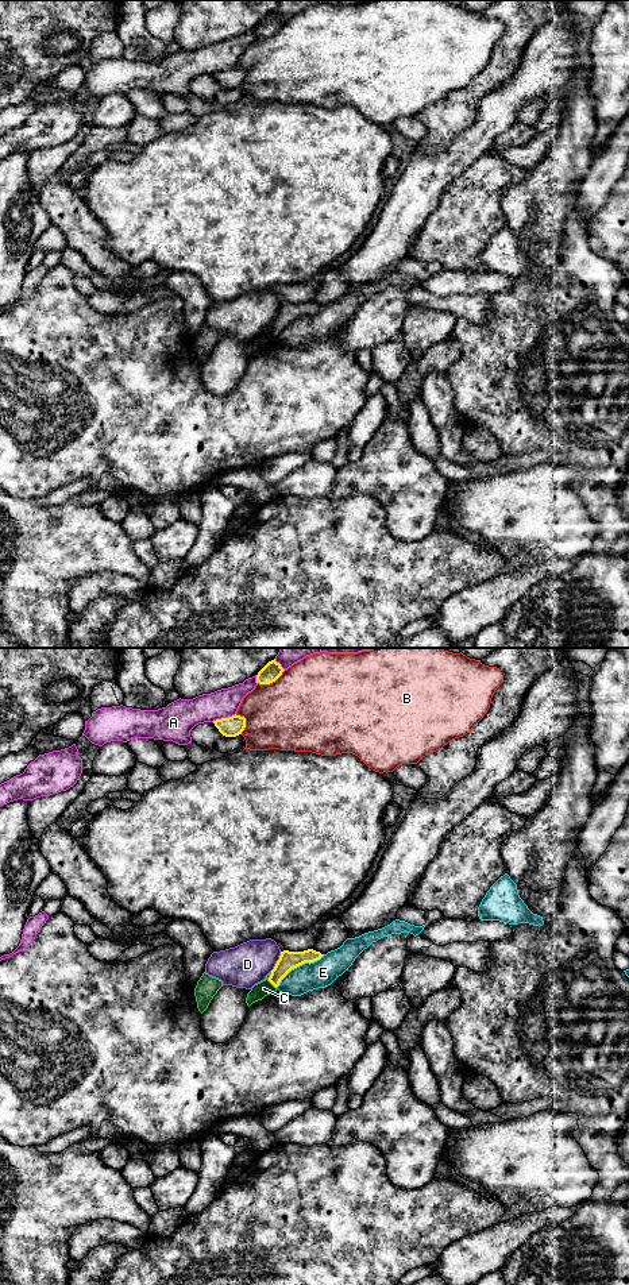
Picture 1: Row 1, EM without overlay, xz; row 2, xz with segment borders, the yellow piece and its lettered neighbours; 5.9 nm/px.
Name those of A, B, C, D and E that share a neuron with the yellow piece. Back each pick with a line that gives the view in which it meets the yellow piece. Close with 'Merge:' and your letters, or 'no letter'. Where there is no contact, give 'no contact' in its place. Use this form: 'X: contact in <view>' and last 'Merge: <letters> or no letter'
Merge: no letter

